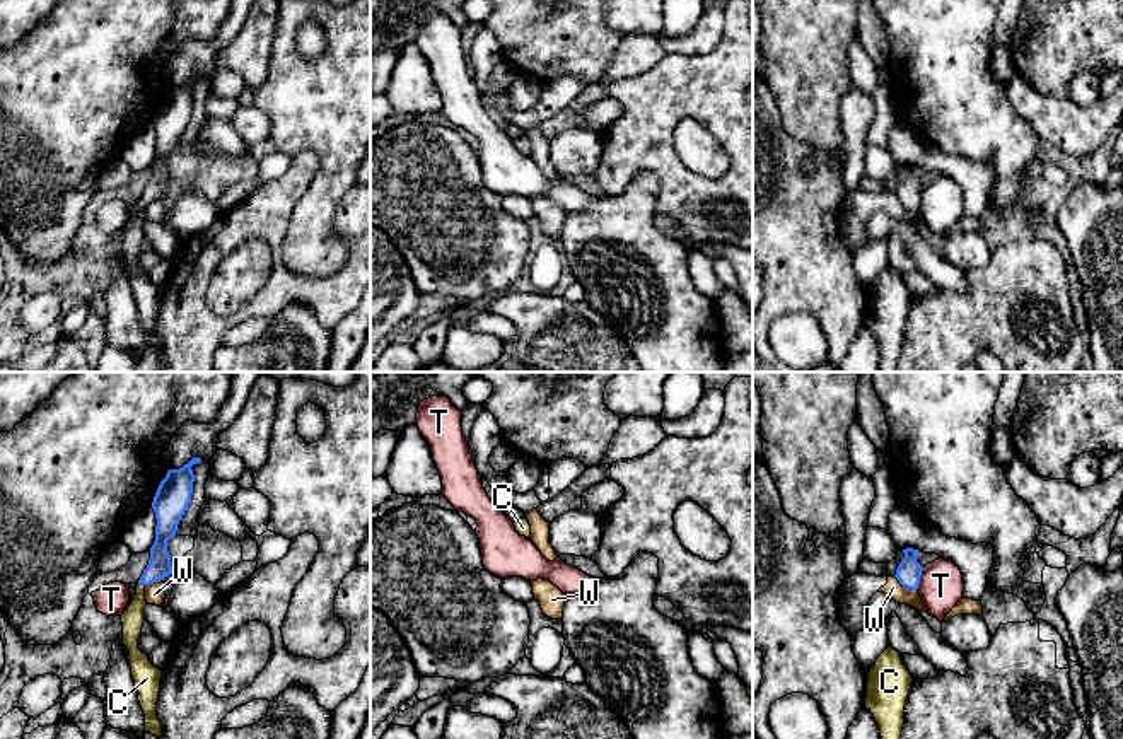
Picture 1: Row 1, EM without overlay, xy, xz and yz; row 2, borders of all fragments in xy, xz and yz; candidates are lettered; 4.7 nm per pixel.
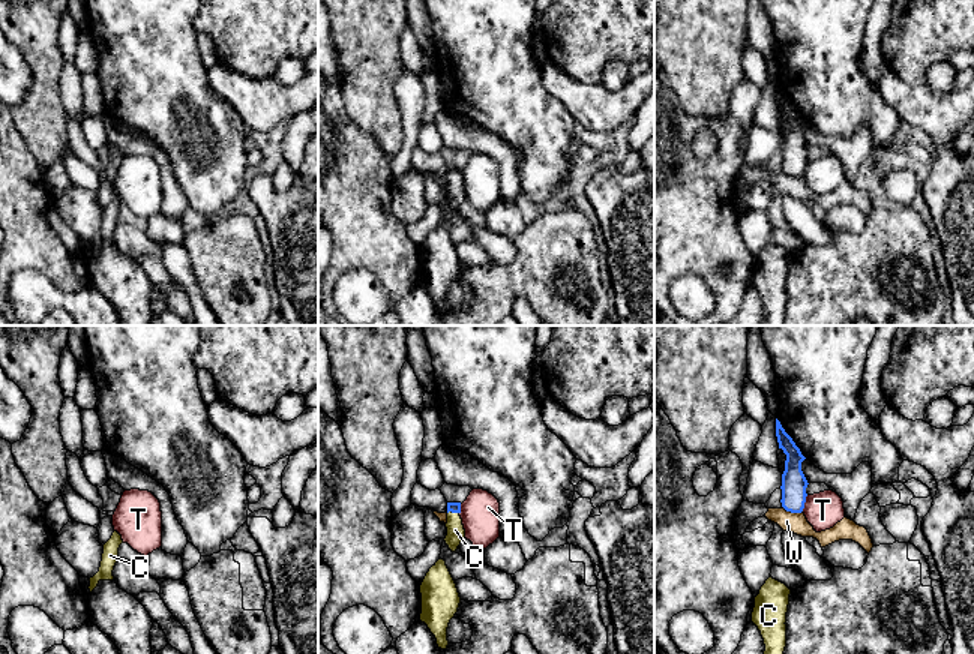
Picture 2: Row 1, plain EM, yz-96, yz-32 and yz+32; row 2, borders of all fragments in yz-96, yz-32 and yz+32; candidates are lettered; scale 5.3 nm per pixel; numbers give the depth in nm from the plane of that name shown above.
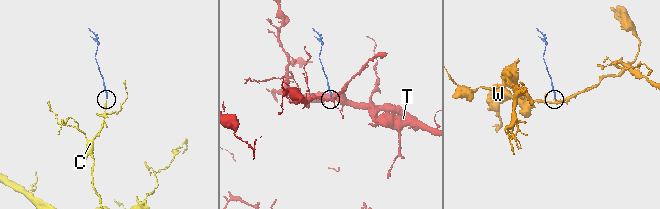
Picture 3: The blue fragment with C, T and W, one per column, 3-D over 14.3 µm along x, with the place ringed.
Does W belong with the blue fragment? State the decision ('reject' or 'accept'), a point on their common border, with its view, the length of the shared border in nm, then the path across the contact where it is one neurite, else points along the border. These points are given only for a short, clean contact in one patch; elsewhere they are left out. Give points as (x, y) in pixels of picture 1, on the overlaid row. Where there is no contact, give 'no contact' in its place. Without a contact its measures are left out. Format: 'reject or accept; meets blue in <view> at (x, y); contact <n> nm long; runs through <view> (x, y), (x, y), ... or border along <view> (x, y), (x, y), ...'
reject; meets blue in yz at (905, 586); contact 130 nm long; border along yz (895, 576), (903, 586), (915, 591)

